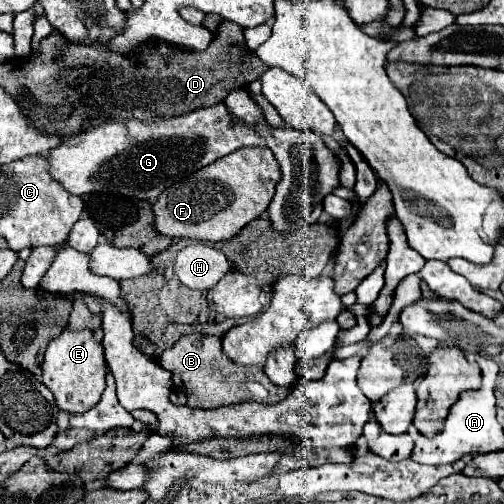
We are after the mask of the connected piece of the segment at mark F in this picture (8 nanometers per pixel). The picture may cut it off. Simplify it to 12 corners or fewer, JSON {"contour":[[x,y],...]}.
{"contour":[[240,148],[166,188],[170,238],[220,242],[266,212],[280,166]]}

